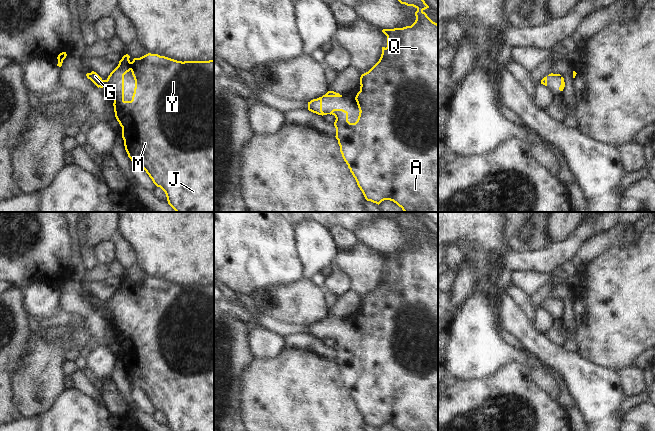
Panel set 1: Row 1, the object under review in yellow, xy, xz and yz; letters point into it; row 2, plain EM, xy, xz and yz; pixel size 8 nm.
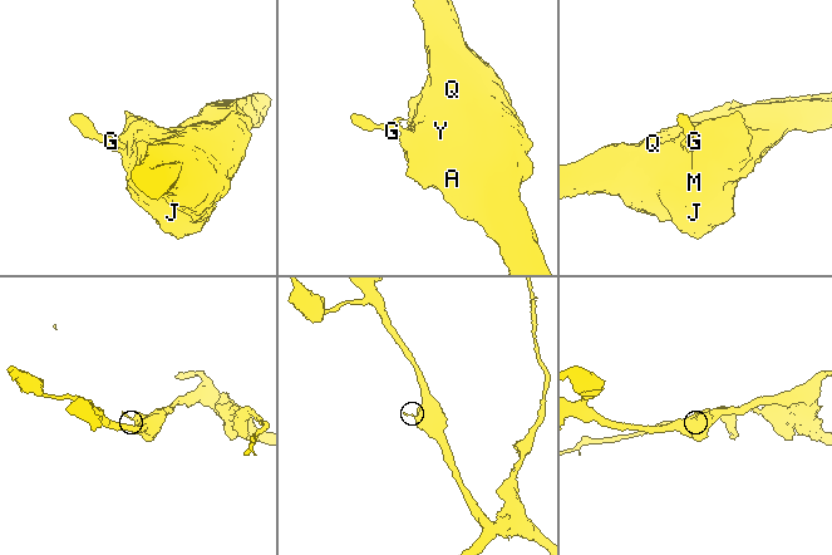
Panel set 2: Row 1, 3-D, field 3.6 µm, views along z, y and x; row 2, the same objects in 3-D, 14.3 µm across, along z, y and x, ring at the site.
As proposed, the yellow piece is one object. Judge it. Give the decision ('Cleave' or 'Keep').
Keep

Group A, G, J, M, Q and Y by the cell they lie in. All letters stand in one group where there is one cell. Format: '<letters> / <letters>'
A G J M Q Y

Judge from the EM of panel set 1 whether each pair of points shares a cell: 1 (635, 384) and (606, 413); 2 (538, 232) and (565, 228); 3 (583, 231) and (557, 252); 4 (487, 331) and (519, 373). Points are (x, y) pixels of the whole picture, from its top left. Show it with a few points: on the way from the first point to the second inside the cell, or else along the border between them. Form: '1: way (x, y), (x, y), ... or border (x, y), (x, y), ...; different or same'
1: border (618, 372), (621, 378), (622, 391), (627, 396); different
2: border (548, 222), (548, 236), (552, 243); different
3: way (577, 238), (564, 251); same
4: border (528, 365), (510, 361), (491, 375); different

